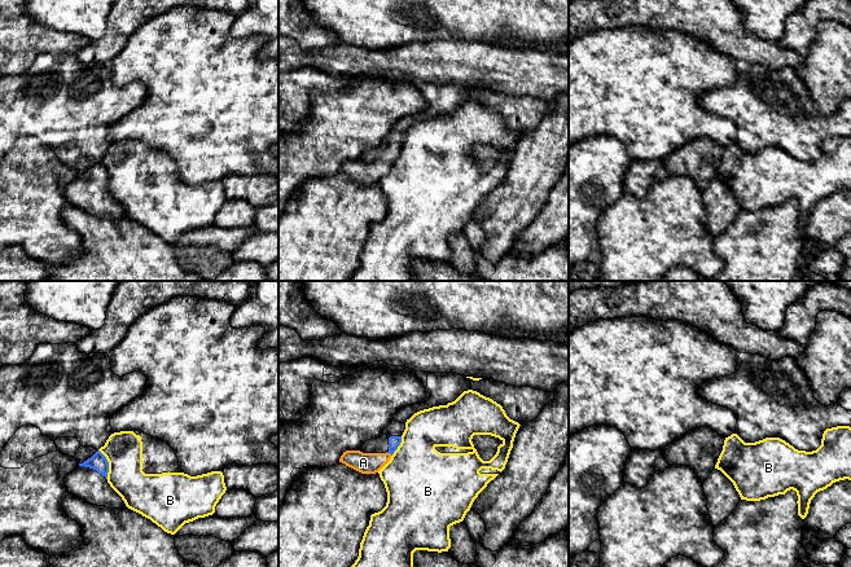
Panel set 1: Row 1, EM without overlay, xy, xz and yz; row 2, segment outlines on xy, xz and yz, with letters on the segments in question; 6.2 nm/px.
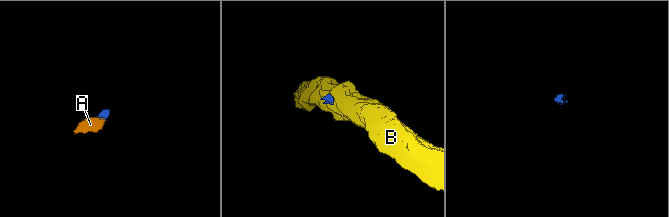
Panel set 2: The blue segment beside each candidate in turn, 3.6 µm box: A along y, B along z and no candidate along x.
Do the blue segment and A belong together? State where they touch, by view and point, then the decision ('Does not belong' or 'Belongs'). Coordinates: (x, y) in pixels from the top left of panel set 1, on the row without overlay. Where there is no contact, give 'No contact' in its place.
Touches blue at xz (389, 162). Belongs

